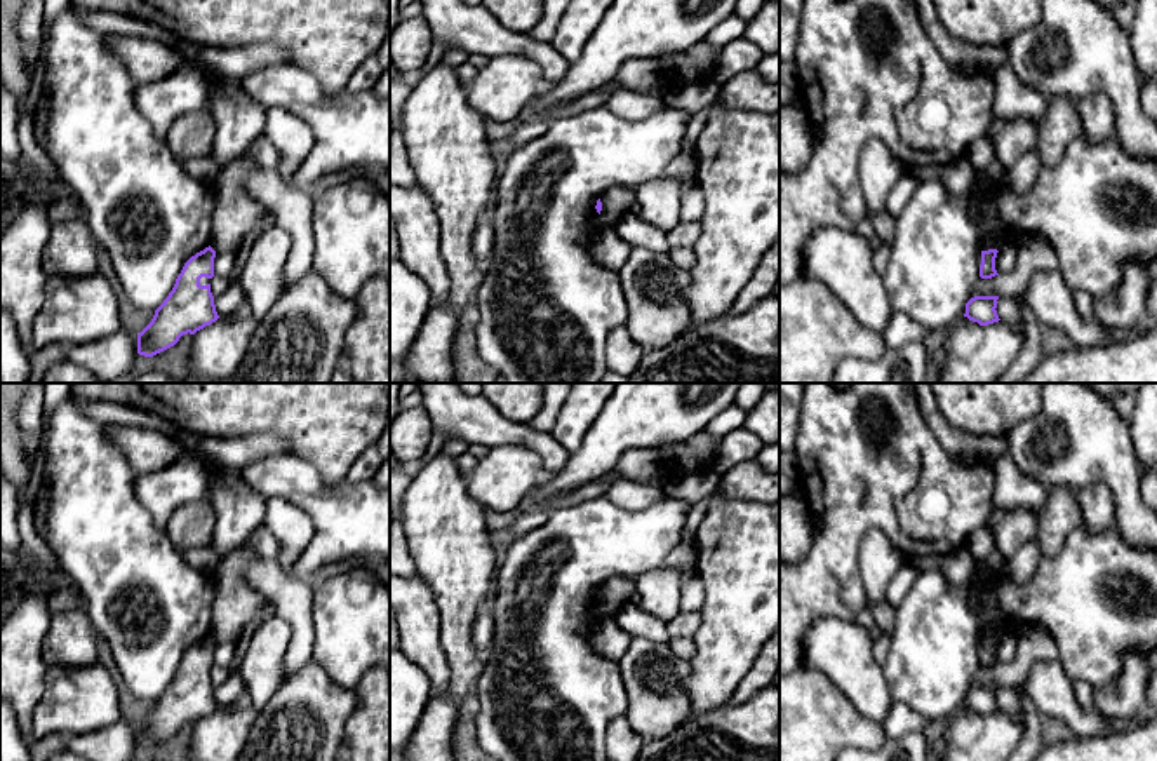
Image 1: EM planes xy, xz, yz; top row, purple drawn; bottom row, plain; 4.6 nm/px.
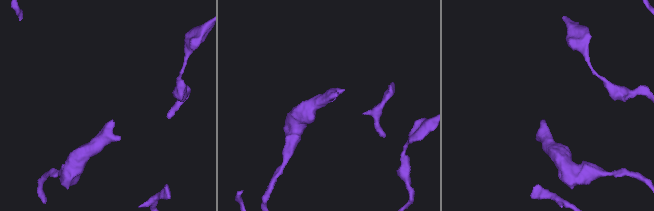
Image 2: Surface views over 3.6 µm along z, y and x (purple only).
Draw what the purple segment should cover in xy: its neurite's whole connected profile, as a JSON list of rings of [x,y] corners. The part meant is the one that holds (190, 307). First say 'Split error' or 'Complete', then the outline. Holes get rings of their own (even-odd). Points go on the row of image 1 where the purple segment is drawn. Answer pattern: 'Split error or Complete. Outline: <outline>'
Complete. Outline: [[[209,246],[184,263],[172,291],[164,300],[164,303],[155,310],[151,322],[137,334],[139,355],[153,357],[174,347],[183,334],[195,334],[197,331],[204,329],[205,326],[211,326],[219,319],[214,305],[214,296],[211,293],[211,284],[200,284],[202,277],[214,277],[214,258],[216,251]]]

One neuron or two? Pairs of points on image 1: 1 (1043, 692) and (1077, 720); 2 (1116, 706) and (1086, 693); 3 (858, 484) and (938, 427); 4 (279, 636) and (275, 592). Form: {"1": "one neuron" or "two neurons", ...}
{"1": "one neuron", "2": "two neurons", "3": "two neurons", "4": "two neurons"}

